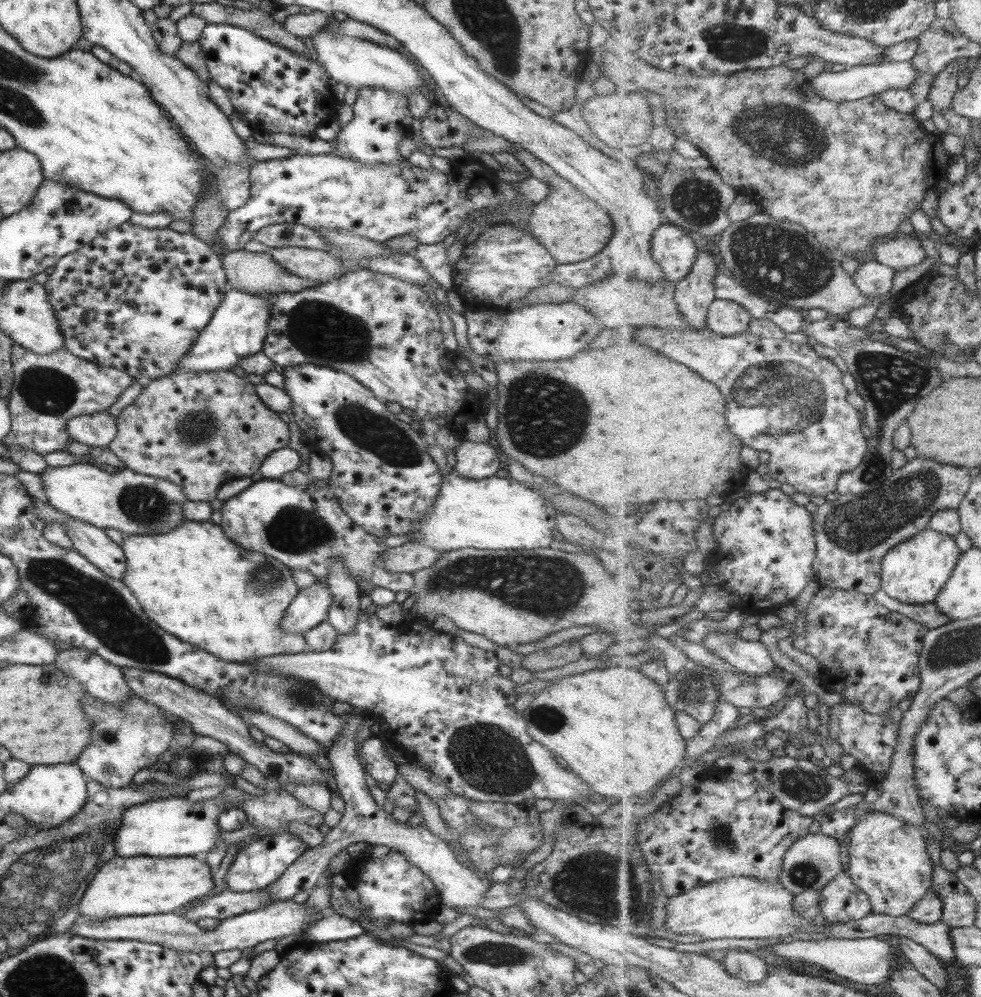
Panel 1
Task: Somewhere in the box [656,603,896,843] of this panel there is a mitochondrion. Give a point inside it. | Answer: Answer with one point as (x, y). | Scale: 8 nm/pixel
(800, 785)

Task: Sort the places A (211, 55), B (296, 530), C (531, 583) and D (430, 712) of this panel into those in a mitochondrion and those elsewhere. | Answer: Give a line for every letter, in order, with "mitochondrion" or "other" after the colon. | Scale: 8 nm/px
A: other
B: mitochondrion
C: mitochondrion
D: other

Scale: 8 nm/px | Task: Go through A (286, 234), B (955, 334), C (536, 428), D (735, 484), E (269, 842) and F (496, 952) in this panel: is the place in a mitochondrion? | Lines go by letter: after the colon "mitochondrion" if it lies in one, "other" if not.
A: other
B: mitochondrion
C: mitochondrion
D: other
E: other
F: mitochondrion

